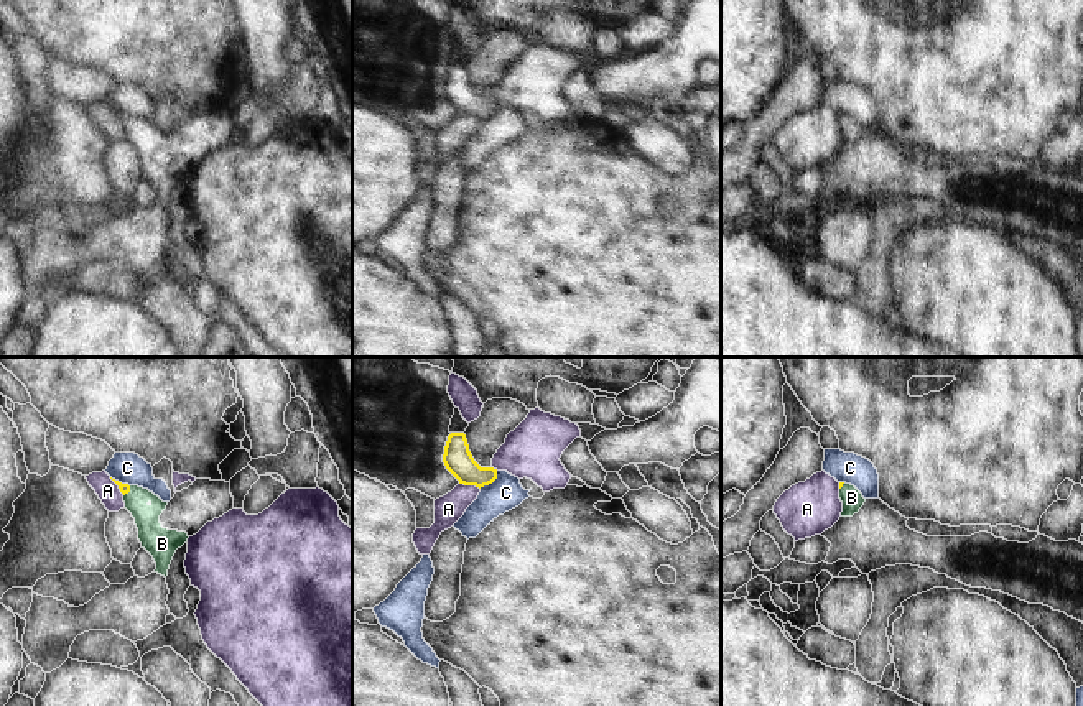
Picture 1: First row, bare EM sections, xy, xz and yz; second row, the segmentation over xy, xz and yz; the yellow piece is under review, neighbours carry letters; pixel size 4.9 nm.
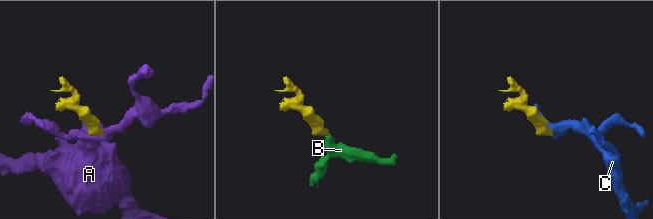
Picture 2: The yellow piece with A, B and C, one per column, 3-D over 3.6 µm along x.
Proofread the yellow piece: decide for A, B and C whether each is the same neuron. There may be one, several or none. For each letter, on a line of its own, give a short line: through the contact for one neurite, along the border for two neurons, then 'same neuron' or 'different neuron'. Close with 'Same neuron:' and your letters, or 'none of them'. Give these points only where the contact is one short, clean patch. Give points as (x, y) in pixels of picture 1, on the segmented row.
A: line xz (460, 483), (479, 489); different neuron
B: line xy (124, 487), (129, 491), (147, 517), (152, 535); same neuron
C: line xz (497, 471), (491, 483), (479, 487); different neuron
Same neuron: B

